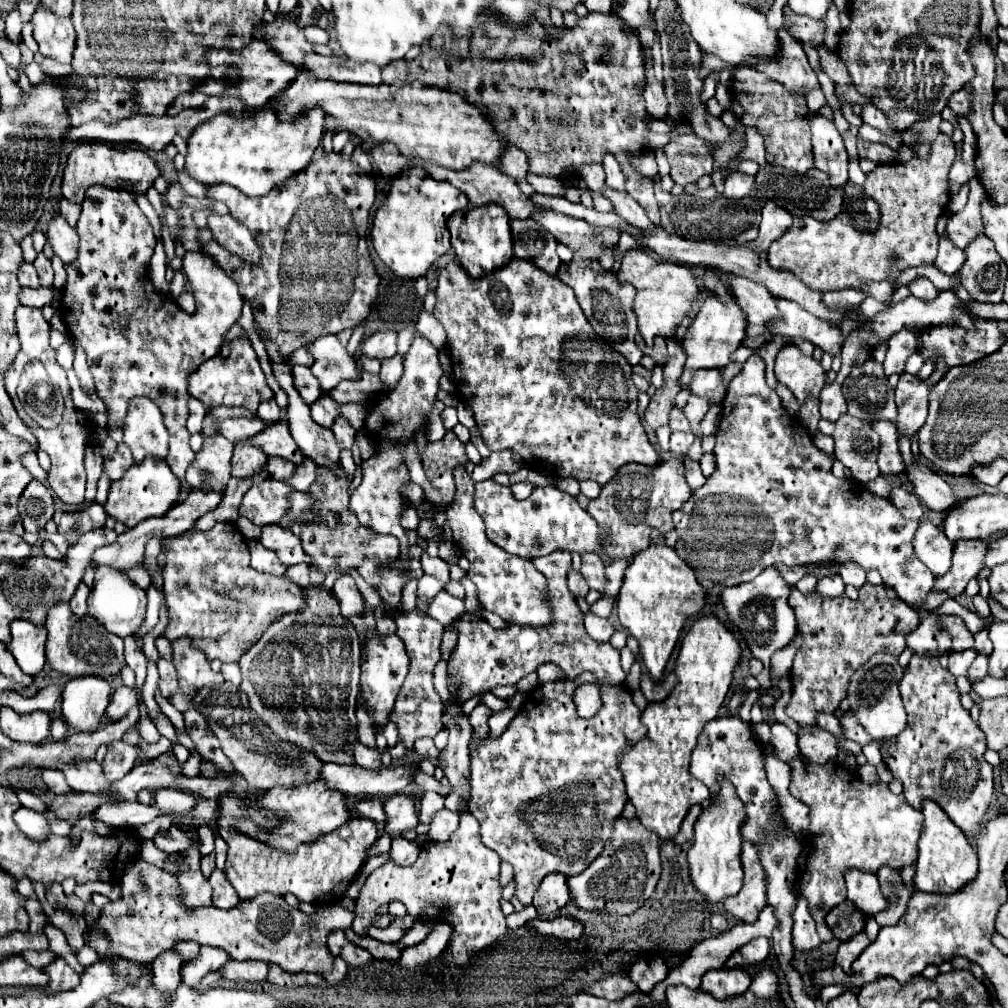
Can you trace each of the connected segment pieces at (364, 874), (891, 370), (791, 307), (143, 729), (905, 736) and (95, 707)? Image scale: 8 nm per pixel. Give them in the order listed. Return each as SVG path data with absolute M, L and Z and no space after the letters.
M384 852L384 854L378 854L378 856L370 856L368 860L366 860L366 864L362 866L362 870L360 870L360 874L358 874L358 878L356 878L356 886L358 888L362 888L364 886L364 882L366 882L366 878L368 878L368 874L370 872L374 872L376 868L380 868L384 862L388 862L390 860L390 854L388 852Z
M904 328L888 340L888 352L884 360L886 376L902 374L907 359L916 351L917 335L917 331Z
M776 298L776 302L780 306L780 312L784 314L784 322L776 322L776 326L768 326L768 330L772 334L800 336L800 338L810 340L820 350L824 350L832 356L840 356L846 336L842 334L842 330L838 326L812 318L812 314L808 314L806 310L800 310L800 306L796 302L788 302L788 300L780 300L780 298Z
M142 718L142 720L140 720L138 732L140 732L140 736L142 736L148 744L155 744L161 738L160 734L158 734L158 730L156 730L156 726L154 726L154 722L152 722L150 718Z
M912 658L900 682L900 694L908 724L896 744L882 748L884 762L894 778L904 782L904 798L912 808L920 810L922 800L930 798L968 838L974 838L992 800L992 766L984 760L984 732L962 708L956 678L940 666L938 658Z
M70 678L62 690L62 718L78 732L92 732L110 704L112 688L102 678Z

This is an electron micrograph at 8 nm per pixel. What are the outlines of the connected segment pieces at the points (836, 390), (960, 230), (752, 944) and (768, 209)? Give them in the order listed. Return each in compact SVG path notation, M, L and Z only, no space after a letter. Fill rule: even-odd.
M836 382L826 384L820 394L820 414L822 418L836 422L846 412L846 400L842 396L842 390Z
M972 178L968 184L970 184L970 198L968 198L966 208L952 214L946 224L946 236L958 248L966 248L976 236L982 234L980 202L986 198L986 190L976 178Z
M754 938L750 940L748 944L740 946L740 950L736 950L726 966L728 968L752 968L752 966L758 966L762 964L770 954L770 942L768 938Z
M768 202L762 208L762 224L760 224L760 234L756 238L756 246L760 250L768 250L770 244L784 234L792 226L792 214L786 212L784 208L776 206L774 202Z

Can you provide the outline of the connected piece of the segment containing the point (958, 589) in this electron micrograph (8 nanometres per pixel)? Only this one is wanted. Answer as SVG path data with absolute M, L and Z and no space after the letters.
M966 540L964 546L954 546L952 568L936 578L932 592L944 592L948 598L956 598L964 592L970 578L974 578L984 566L986 546L980 540Z

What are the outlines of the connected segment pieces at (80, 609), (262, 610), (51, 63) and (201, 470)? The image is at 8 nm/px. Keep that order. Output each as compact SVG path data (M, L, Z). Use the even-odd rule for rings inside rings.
M82 582L80 588L74 592L72 600L70 600L70 608L76 616L86 616L88 614L88 606L86 606L86 600L88 600L88 594L90 594L90 588Z
M218 522L208 532L190 530L186 534L168 538L168 564L164 566L162 576L164 576L166 604L170 608L170 624L164 636L170 642L182 636L190 636L192 642L196 642L196 646L204 650L209 661L217 659L220 662L238 662L240 656L262 638L264 630L272 622L304 606L304 594L300 586L272 574L256 572L250 566L250 554L244 536L238 532L236 526L232 530L232 524L228 522Z
M44 58L42 62L40 62L40 68L42 68L42 72L44 74L48 74L48 76L72 76L72 74L76 74L76 70L72 68L72 66L68 66L68 64L60 64L60 62L56 62L56 60L48 60L48 58Z
M214 434L196 454L186 472L186 482L192 488L222 492L230 480L230 458L234 444L222 434Z

